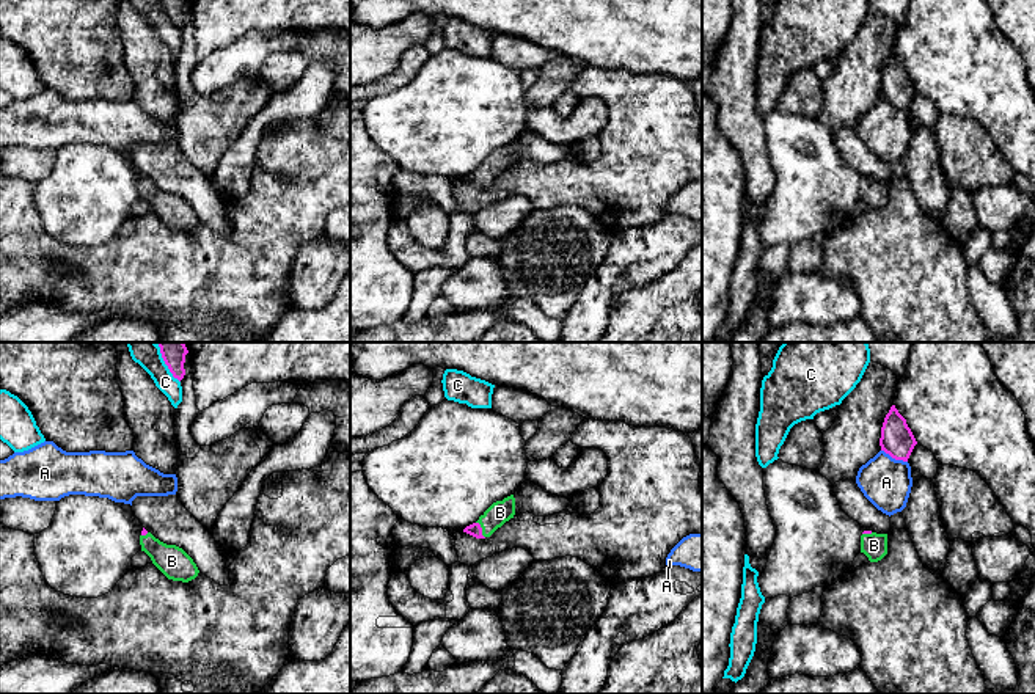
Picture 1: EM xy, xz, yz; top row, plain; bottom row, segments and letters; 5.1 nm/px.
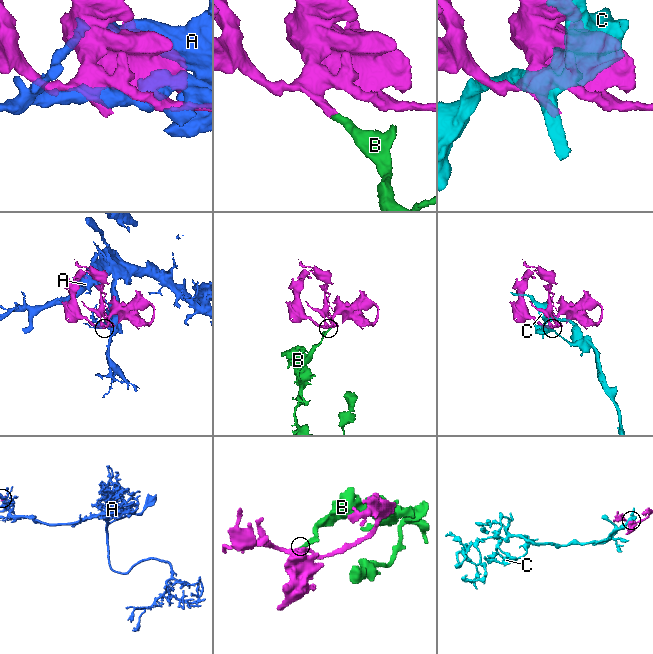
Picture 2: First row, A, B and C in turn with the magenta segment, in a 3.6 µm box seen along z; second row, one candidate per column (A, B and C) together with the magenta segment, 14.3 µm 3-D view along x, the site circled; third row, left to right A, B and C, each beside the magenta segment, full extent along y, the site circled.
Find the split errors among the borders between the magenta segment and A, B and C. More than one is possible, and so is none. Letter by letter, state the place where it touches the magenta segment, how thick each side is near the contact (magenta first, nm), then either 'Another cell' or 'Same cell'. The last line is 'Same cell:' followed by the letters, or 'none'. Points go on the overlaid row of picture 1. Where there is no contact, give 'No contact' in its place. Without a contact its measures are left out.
A: Touches magenta at yz (894, 457). Thickness 170 nm (magenta) against 260 nm. Another cell
B: Touches magenta at xz (481, 529). Thickness 70 nm (magenta) against 120 nm. Same cell
C: Touches magenta at xy (165, 363). Thickness 130 nm (magenta) against 140 nm. Another cell
Same cell: B

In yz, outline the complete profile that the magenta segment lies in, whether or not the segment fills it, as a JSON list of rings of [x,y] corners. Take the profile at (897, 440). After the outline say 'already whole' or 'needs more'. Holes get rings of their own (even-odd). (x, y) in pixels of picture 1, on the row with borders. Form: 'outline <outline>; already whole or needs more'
outline [[[895,405],[891,407],[881,427],[881,451],[895,460],[908,462],[914,446],[917,444],[906,419],[898,413]]]; already whole

